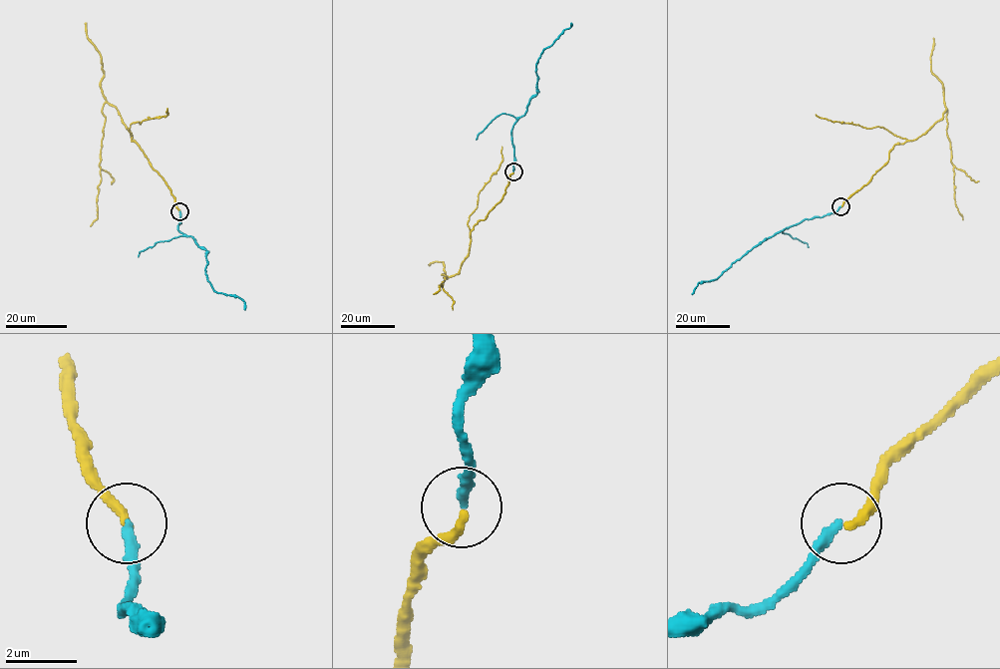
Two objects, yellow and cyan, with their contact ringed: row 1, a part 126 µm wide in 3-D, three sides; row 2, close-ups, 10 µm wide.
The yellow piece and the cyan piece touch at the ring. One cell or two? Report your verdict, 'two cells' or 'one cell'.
one cell

